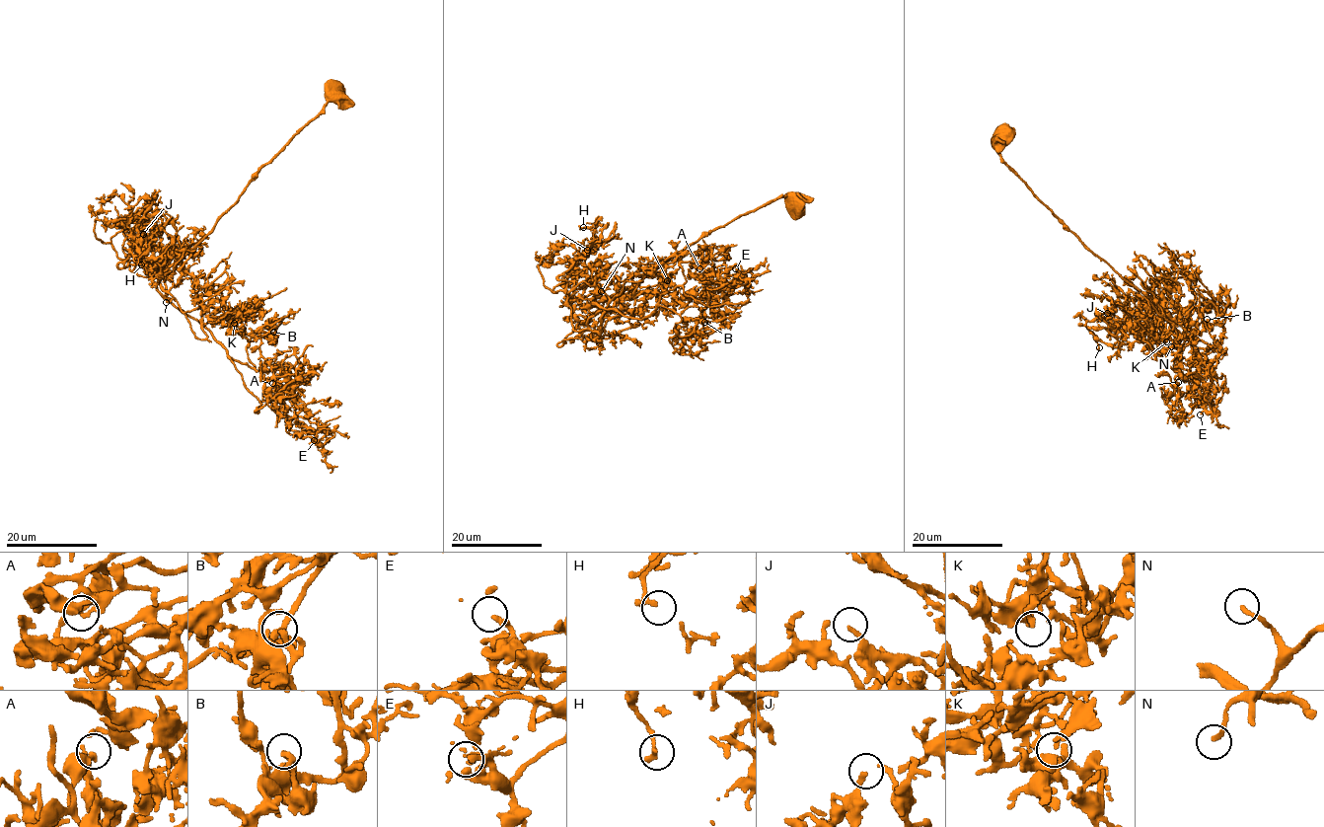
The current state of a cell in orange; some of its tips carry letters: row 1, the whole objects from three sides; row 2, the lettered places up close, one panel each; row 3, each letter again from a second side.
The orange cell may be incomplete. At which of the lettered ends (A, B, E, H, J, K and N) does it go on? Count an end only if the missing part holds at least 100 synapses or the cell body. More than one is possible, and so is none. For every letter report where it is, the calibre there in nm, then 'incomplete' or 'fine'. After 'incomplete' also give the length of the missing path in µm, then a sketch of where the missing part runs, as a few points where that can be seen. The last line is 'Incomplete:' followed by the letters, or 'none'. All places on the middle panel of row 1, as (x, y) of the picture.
A: at (699, 268); 180 nm thick; fine
B: at (704, 322); 200 nm thick; fine
E: at (735, 268); 220 nm thick; fine
H: at (583, 227); 220 nm thick; fine
J: at (587, 250); 130 nm thick; fine
K: at (667, 280); 200 nm thick; fine
N: at (601, 291); 190 nm thick; incomplete; about 20 µm are missing; missing branch runs (601, 291), (601, 287), (620, 270), (622, 252), (631, 247), (636, 235)
Incomplete: N

